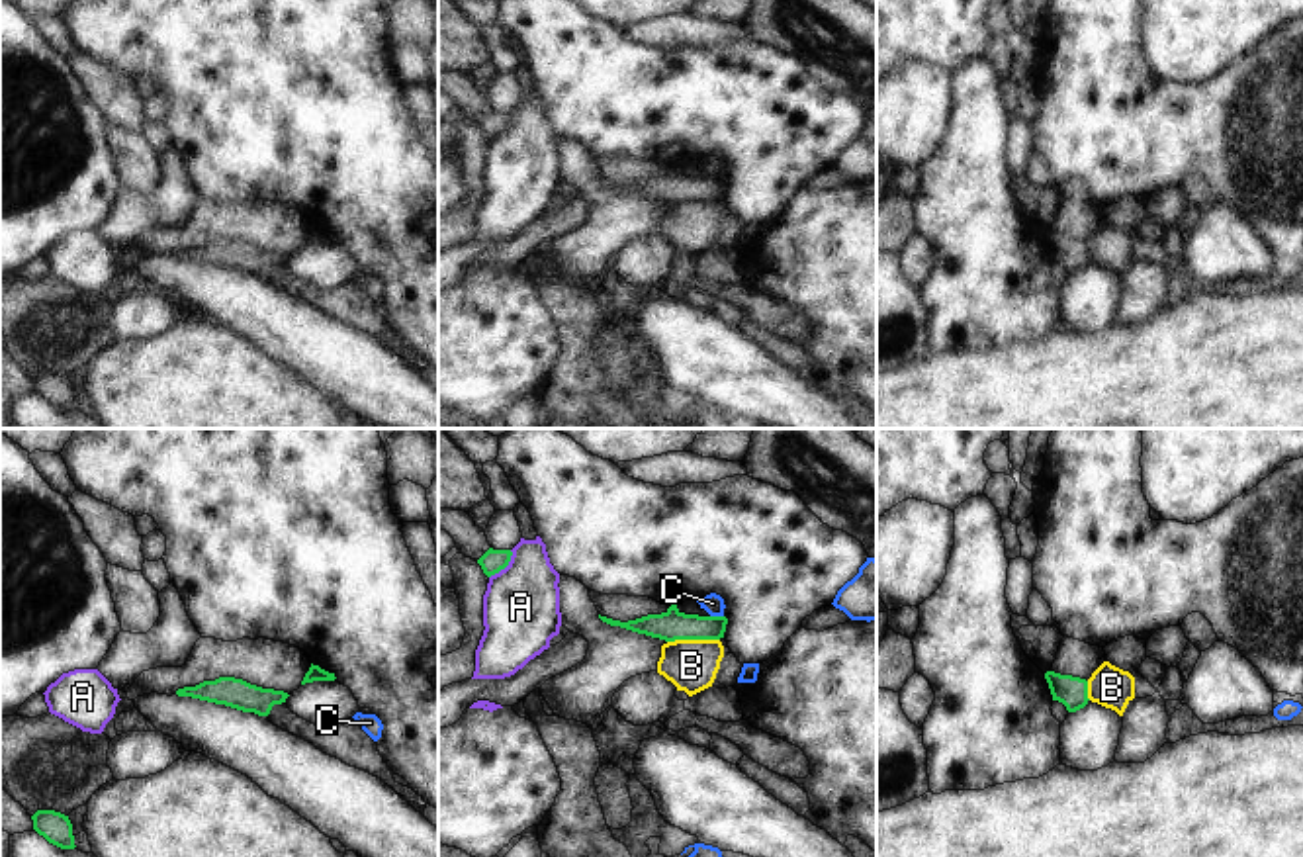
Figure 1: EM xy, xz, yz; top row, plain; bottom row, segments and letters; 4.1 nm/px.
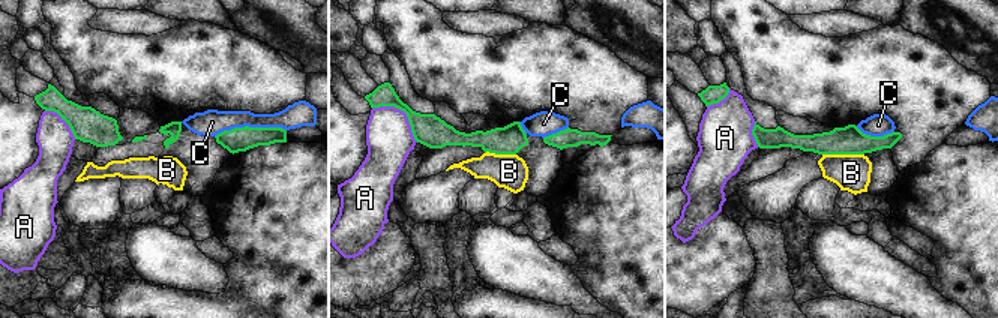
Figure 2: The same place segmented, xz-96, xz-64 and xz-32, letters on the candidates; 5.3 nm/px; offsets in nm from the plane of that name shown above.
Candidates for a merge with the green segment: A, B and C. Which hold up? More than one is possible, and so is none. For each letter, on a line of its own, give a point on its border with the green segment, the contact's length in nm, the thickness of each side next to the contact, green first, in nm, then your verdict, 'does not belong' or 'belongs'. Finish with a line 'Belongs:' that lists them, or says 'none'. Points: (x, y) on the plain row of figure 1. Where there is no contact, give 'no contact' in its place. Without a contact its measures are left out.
A: contact xz (505, 128); length 150 nm; calibres 100 and 320 nm; does not belong
B: contact xz (693, 200); length 220 nm; calibres 120 and 220 nm; does not belong
C: contact xz (717, 179); length 60 nm; calibres 120 and 90 nm; does not belong
Belongs: none

